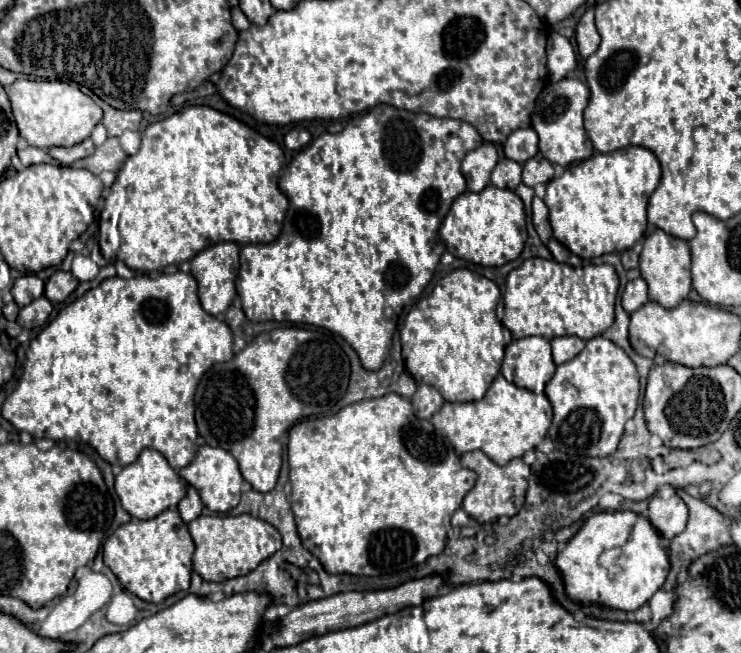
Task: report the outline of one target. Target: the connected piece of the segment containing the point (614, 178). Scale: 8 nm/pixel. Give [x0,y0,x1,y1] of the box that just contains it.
[544,146,658,258]

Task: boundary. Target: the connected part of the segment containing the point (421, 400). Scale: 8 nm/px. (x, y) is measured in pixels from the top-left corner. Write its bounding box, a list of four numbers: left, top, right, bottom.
[410,384,444,418]

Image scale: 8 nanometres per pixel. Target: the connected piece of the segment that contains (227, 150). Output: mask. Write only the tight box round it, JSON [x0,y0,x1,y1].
[98,106,288,270]

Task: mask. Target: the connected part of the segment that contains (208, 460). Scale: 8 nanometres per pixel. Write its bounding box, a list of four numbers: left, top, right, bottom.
[180,444,242,512]

